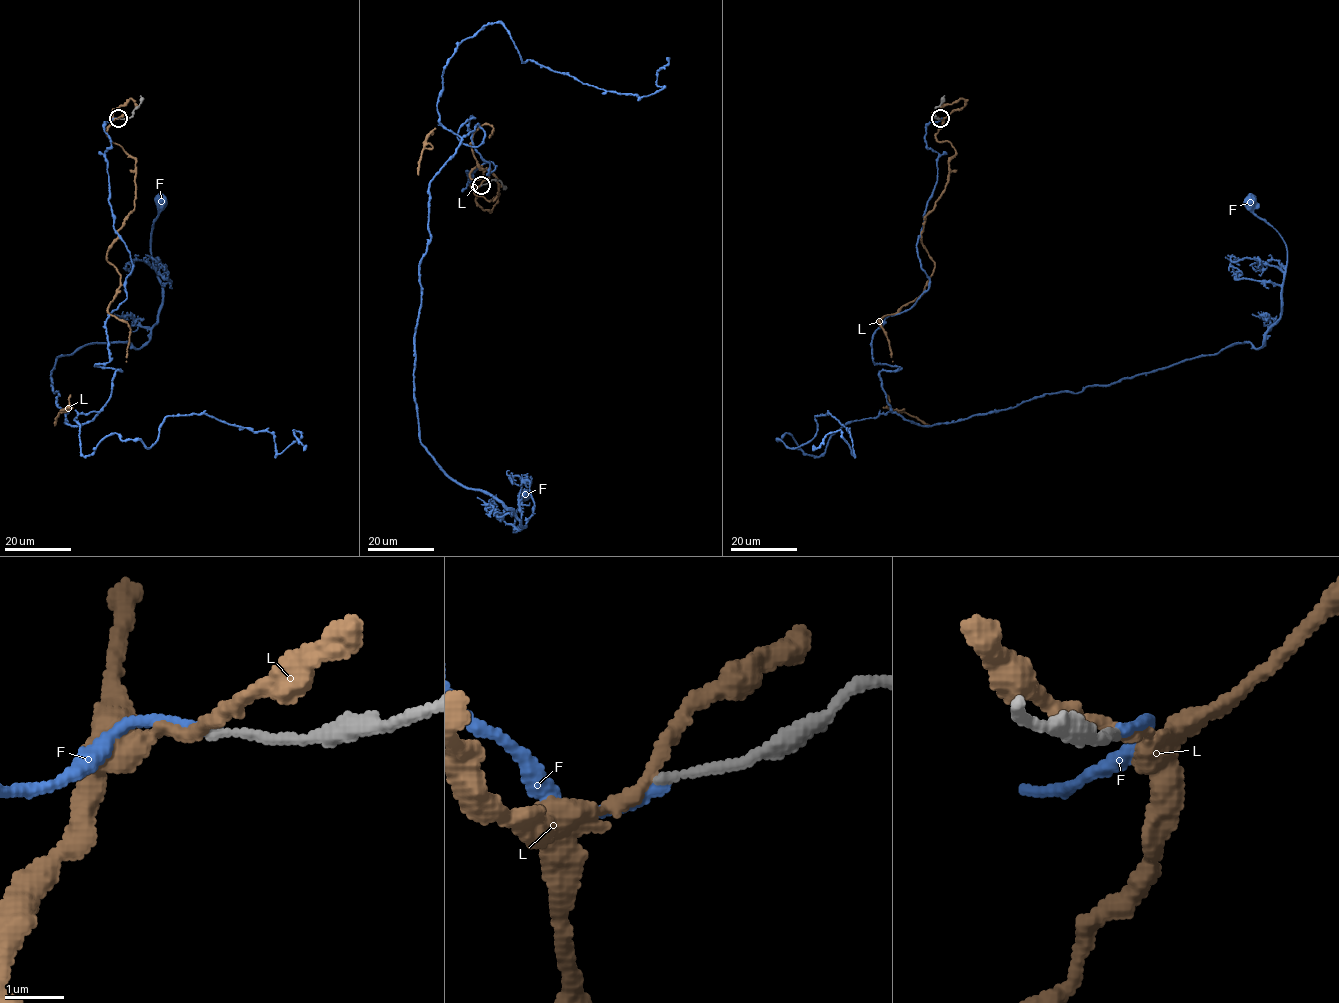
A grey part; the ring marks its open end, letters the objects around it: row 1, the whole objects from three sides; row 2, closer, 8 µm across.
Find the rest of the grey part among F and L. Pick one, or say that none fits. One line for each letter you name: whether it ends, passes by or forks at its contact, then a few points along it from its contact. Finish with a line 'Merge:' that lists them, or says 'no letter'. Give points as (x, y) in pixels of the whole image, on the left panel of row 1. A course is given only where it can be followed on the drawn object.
F: it ends; course (118, 119), (132, 270), (94, 366), (121, 371), (70, 425), (56, 359), (141, 348), (159, 317), (162, 202)
Merge: F

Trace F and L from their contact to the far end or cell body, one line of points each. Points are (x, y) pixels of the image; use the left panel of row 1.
F: (118, 119), (132, 270), (94, 366), (121, 371), (70, 425), (56, 359), (141, 348), (159, 317), (162, 202)
L: (117, 119), (108, 138), (136, 161), (134, 209), (107, 255), (126, 361), (70, 395), (54, 425)

